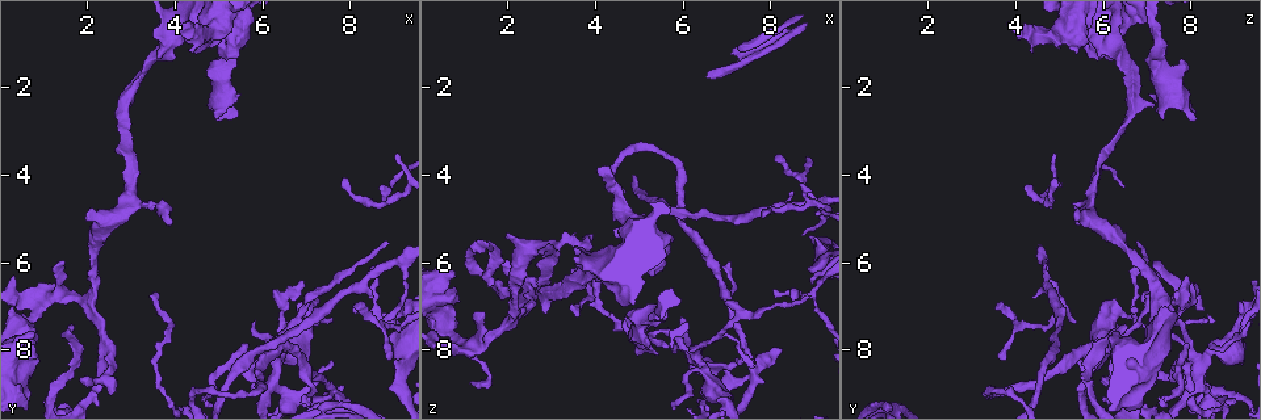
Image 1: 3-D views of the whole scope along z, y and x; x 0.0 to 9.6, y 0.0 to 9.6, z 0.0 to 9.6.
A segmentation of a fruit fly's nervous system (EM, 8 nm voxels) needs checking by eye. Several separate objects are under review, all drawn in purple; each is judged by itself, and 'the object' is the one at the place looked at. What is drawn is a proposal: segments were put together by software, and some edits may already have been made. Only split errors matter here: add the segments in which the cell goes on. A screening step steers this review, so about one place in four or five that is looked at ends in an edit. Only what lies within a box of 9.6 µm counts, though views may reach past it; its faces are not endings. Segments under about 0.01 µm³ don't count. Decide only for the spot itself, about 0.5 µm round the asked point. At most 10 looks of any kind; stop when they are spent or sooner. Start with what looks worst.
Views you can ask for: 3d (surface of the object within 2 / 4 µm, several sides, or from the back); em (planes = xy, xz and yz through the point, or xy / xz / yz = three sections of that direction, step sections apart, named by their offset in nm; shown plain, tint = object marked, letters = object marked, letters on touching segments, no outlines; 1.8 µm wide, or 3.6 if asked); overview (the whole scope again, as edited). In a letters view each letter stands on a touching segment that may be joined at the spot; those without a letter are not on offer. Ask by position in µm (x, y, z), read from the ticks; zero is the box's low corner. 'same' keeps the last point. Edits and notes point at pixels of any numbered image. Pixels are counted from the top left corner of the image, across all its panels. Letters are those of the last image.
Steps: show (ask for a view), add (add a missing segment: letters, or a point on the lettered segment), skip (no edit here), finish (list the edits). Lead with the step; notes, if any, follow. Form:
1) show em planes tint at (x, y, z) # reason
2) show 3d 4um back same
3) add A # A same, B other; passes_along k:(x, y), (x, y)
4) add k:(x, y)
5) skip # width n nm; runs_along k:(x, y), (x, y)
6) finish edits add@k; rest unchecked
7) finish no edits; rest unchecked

show 3d 2um at (5.20, 1.40, 7.70) # free end

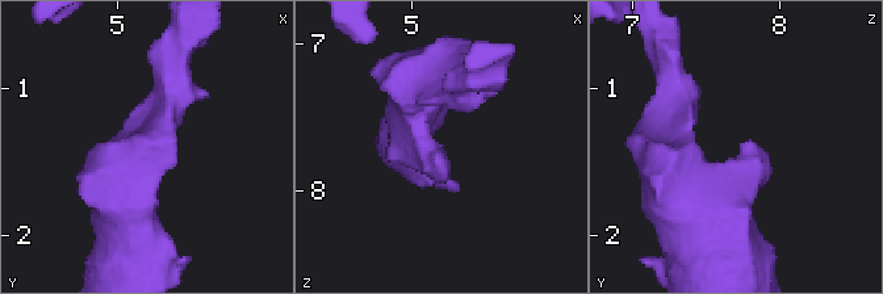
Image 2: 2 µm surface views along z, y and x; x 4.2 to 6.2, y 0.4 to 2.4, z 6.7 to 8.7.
show em planes plain at (5.20, 1.38, 7.74)

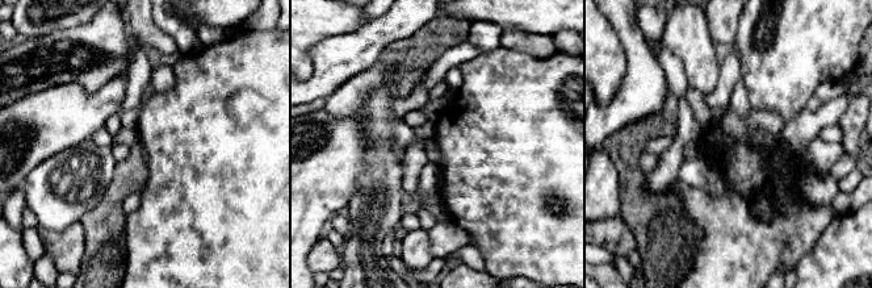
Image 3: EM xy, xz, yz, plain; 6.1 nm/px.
show em planes letters same # see the neighbours

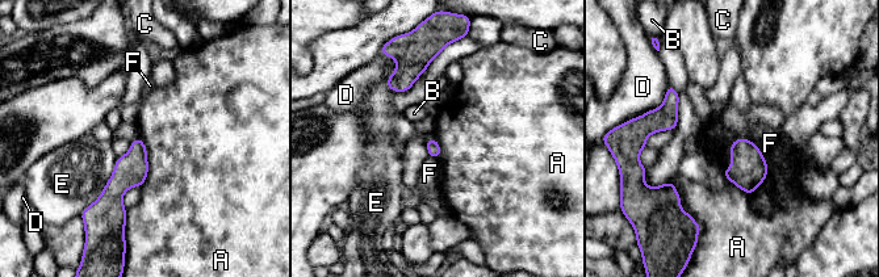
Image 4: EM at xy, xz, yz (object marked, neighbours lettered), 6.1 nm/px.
skip # A other, B other, C other, D other, E other, F other; border 4:(668, 181), (702, 226); no lettered segment goes on from it

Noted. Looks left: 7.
show em xz step 8 letters at (7.25, 9.10, 8.65) # thin neck

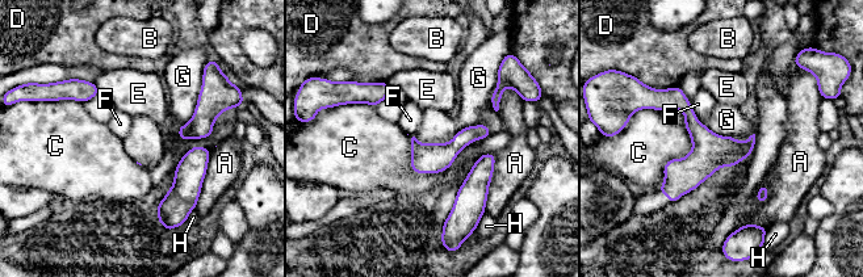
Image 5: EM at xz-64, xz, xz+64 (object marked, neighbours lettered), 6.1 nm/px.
show em planes letters same # another direction

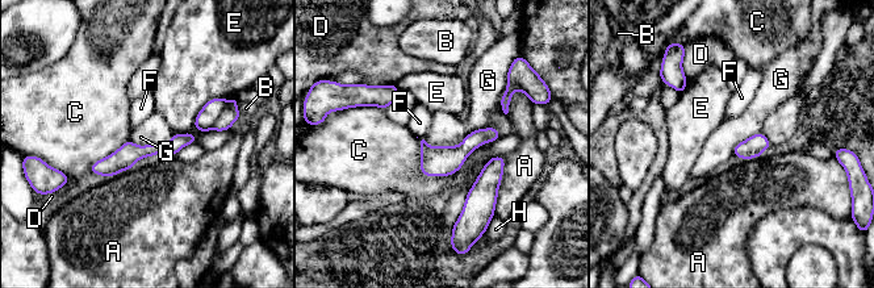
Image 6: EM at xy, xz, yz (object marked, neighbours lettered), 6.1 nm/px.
skip # A other, B other, C other, D other, E other, F other, G other, H other; border 6:(482, 128), (458, 145), (425, 140); none of them fits

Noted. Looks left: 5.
show em planes plain at (3.90, 5.10, 5.55) # branch stops here

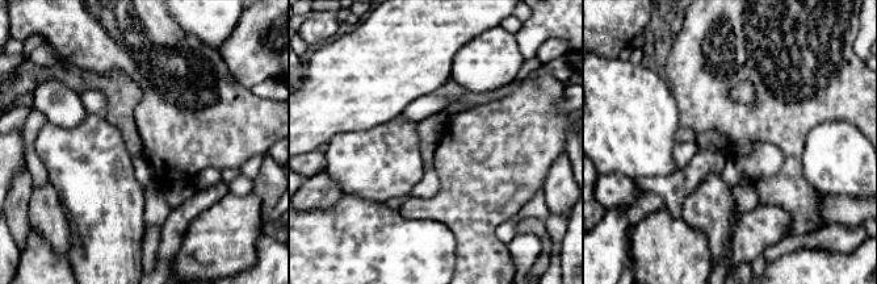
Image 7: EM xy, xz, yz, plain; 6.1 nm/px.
show em planes letters same # what lies round it

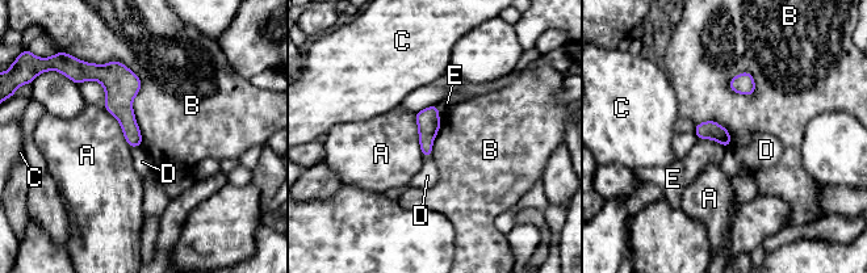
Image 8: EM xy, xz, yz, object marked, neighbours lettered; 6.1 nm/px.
skip # A other, B other, C other, D other, E other; border 8:(88, 62), (139, 79), (142, 145); none of them fits

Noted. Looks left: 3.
show 3d 4um at (5.40, 1.05, 5.55) # thick turns thin

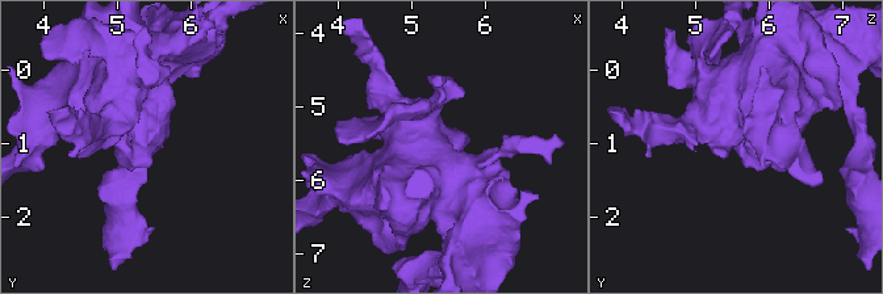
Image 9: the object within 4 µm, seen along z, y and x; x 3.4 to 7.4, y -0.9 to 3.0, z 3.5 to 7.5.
show em xy step 16 tint at (5.40, 1.05, 5.60) # arm_widths 280, 550 nm; shape alone is not enough

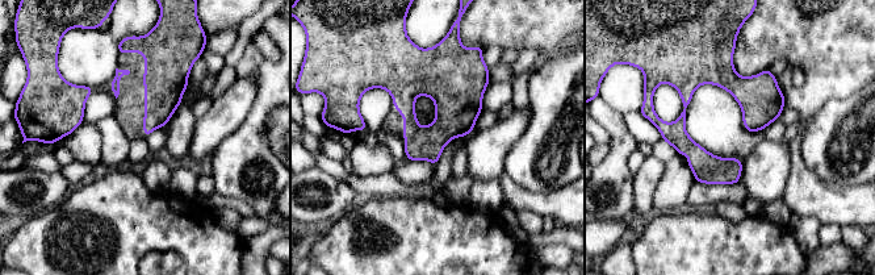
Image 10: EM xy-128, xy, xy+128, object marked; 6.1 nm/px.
show em xy step 16 letters same # what lies round it

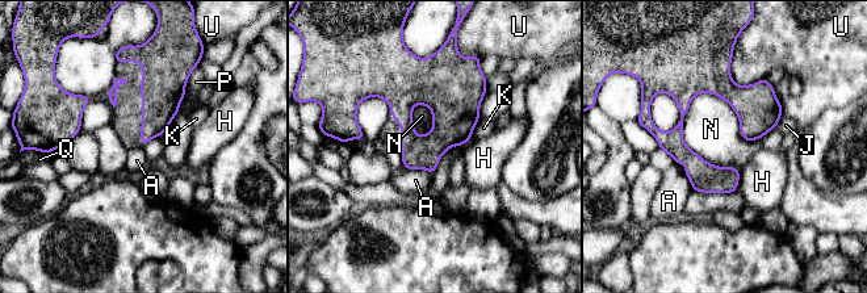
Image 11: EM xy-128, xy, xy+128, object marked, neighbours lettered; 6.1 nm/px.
skip # longest_contact N 550 nm; A other, H other, J other, K other, N other, P other, Q other, U other; border 11:(699, 92), (682, 139), (738, 170); none of them fits

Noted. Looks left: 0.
finish no edits; rest unchecked

